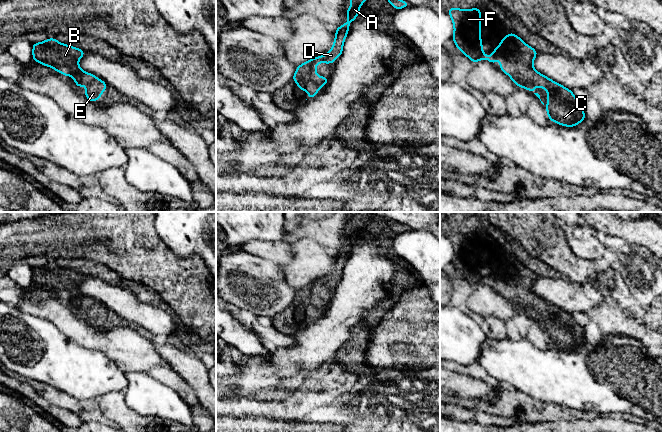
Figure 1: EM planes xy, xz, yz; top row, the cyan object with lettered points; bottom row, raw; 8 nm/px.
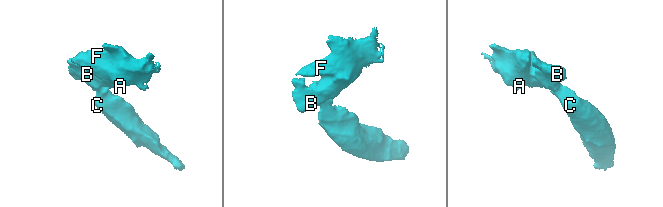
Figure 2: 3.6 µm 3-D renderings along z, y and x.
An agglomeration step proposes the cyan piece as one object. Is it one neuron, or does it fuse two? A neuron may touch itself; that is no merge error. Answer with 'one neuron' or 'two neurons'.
one neuron

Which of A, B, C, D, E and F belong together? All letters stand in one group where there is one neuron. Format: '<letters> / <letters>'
A B C D E F

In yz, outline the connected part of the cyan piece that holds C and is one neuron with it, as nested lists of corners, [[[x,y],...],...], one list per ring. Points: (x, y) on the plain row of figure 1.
[[[448,231],[448,236],[454,249],[452,264],[458,274],[465,278],[473,287],[481,285],[484,282],[492,288],[495,288],[497,282],[500,281],[501,289],[498,292],[505,296],[517,311],[524,311],[528,315],[533,316],[539,323],[540,319],[534,316],[535,310],[537,309],[544,312],[548,316],[548,327],[545,332],[550,345],[556,346],[562,350],[573,351],[586,343],[583,327],[577,324],[572,314],[565,312],[561,308],[556,307],[534,293],[533,284],[538,279],[538,276],[534,272],[528,270],[516,258],[508,257],[500,265],[499,271],[493,273],[493,279],[487,280],[482,276],[481,234],[478,231],[471,234]]]

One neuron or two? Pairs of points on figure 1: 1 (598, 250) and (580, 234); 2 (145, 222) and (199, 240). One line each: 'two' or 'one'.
1: one
2: two

